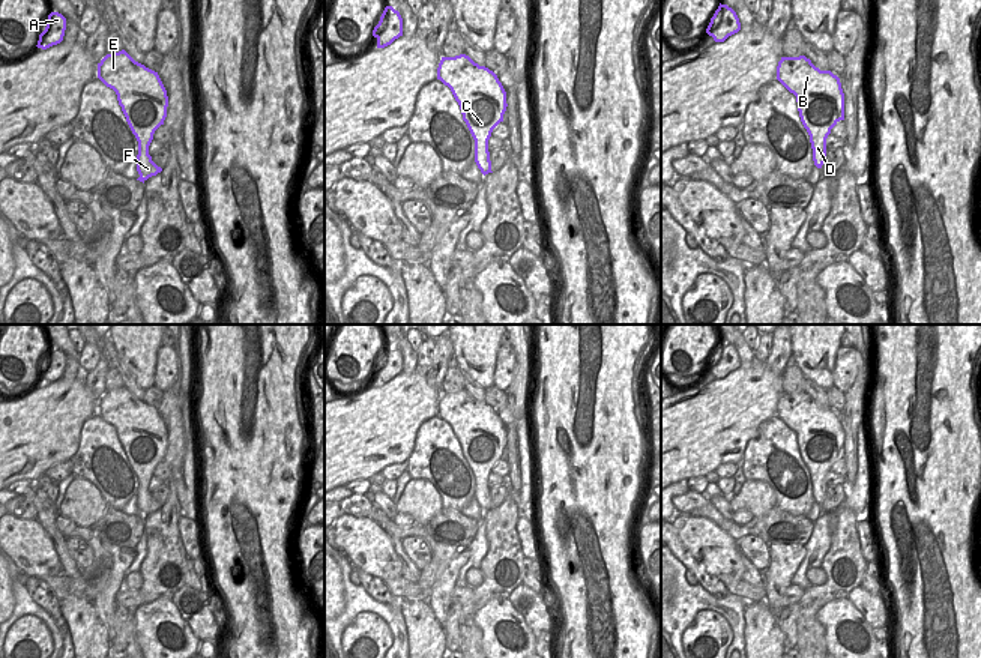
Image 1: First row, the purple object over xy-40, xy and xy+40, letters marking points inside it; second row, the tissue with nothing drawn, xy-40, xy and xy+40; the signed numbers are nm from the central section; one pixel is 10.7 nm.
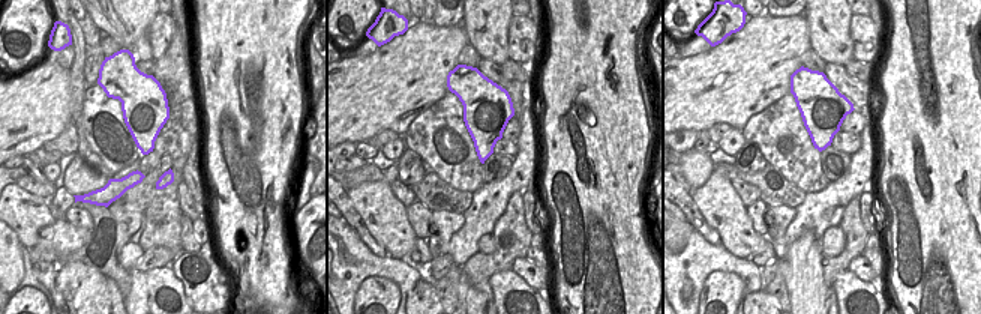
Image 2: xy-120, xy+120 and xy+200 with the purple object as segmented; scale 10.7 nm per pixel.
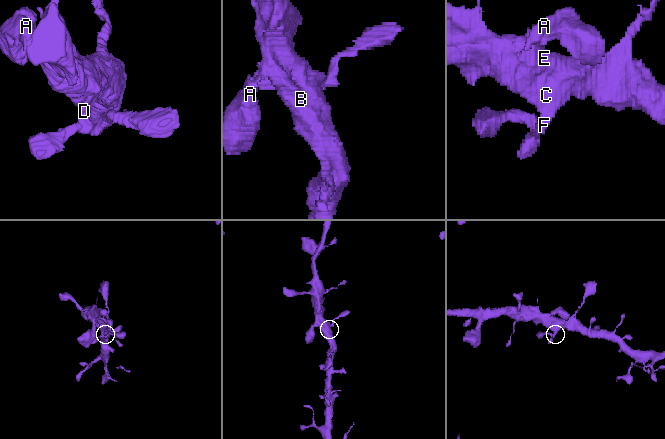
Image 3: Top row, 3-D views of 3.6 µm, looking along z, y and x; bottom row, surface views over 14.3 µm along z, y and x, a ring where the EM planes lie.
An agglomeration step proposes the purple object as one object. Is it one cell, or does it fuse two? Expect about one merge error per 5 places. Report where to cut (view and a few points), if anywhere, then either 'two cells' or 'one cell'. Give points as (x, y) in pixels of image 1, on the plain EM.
no cut; one cell

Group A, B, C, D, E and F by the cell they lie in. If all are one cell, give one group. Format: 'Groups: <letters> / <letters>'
Groups: A B C D E F

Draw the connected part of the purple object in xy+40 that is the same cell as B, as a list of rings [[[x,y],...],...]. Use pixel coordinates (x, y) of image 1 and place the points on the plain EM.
[[[805,392],[781,394],[777,416],[796,433],[798,448],[810,472],[813,497],[822,505],[826,493],[826,475],[831,466],[844,457],[844,430],[840,415],[820,407]]]

